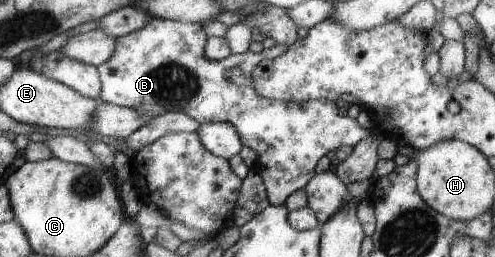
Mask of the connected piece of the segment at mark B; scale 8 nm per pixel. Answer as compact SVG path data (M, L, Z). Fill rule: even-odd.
M171 19L151 20L145 28L117 37L113 56L98 66L102 77L102 90L99 99L103 102L129 107L139 112L147 120L166 112L184 112L199 122L229 122L241 136L243 146L253 148L258 154L254 169L264 180L267 198L271 205L283 205L295 191L306 188L306 184L315 174L319 158L340 146L357 146L371 136L369 129L359 126L358 120L341 116L337 104L327 99L315 99L301 103L279 101L264 98L254 88L251 78L255 66L265 59L274 59L287 50L287 46L278 44L259 53L250 51L231 53L224 59L212 59L206 54L205 32L199 24Z

